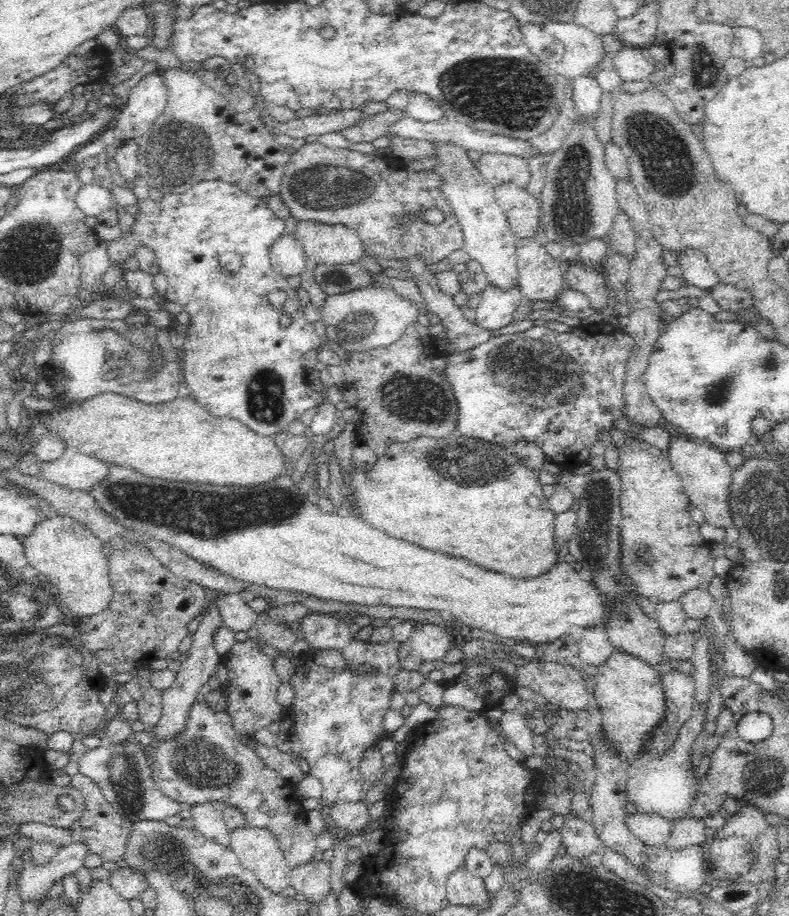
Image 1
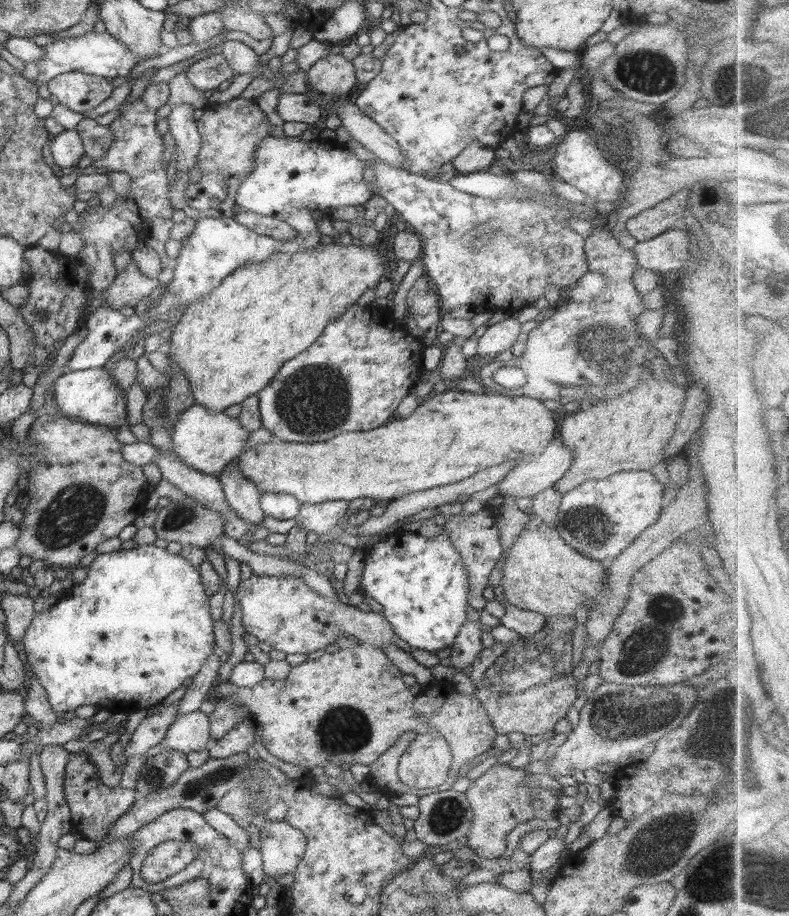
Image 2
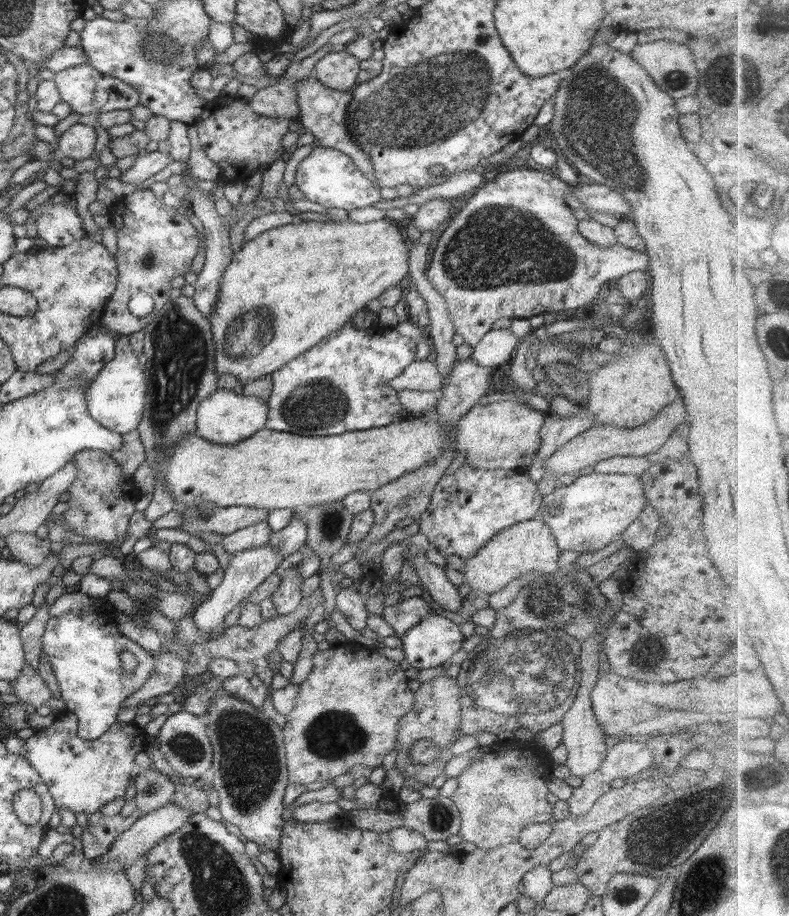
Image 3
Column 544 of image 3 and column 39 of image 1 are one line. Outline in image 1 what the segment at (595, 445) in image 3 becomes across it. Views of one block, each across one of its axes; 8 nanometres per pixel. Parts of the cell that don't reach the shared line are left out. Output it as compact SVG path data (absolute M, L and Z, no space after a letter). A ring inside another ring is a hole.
M68 445L59 459L47 463L38 460L38 465L41 475L50 482L86 493L108 474L104 462Z

